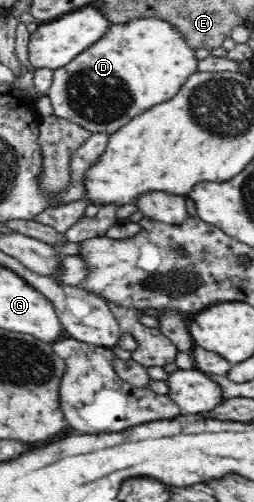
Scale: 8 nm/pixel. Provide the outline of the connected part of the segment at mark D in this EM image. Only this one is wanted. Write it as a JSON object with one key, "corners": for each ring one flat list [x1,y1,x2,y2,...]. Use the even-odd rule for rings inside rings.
{"corners":[[156,18,133,19,111,24,107,36,75,56,70,64,56,69,47,95,53,105,53,115,77,124,91,134,111,136,135,116,151,106,157,106,175,96,185,82,198,71,194,50,189,48,181,33,169,21]]}

